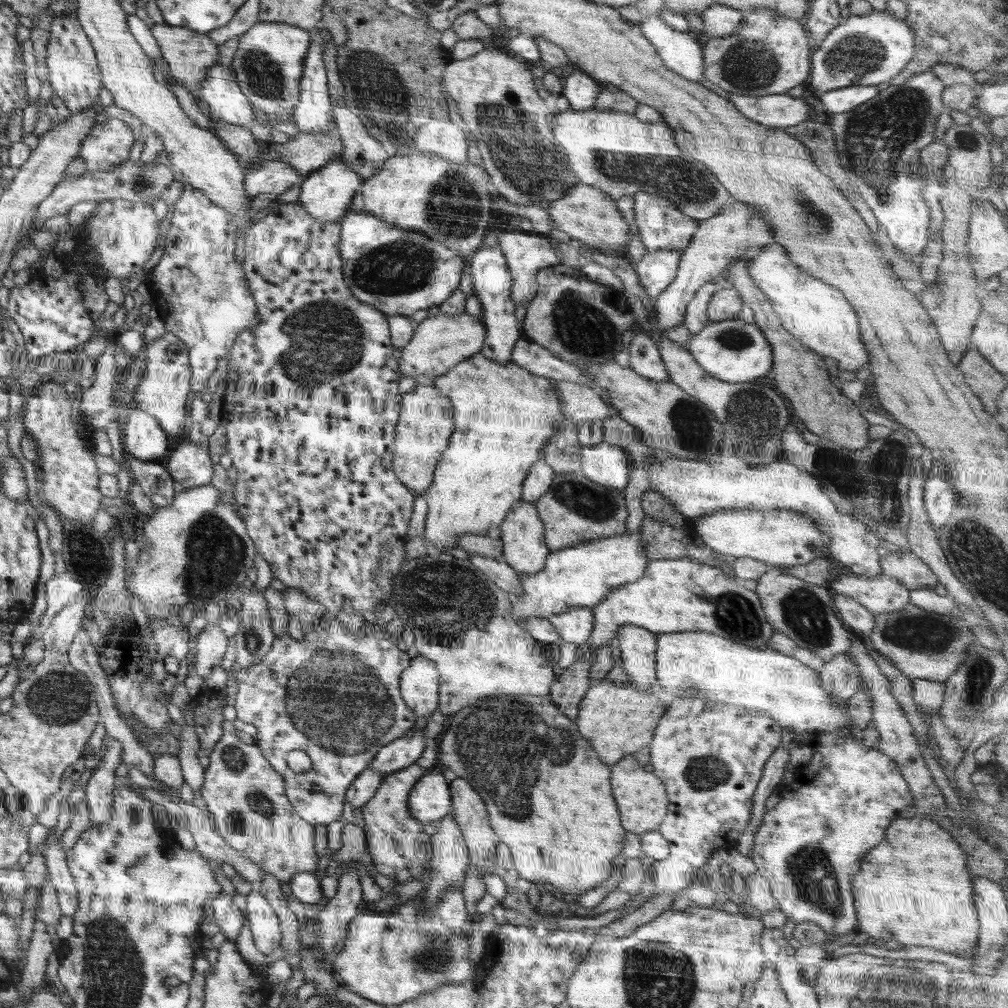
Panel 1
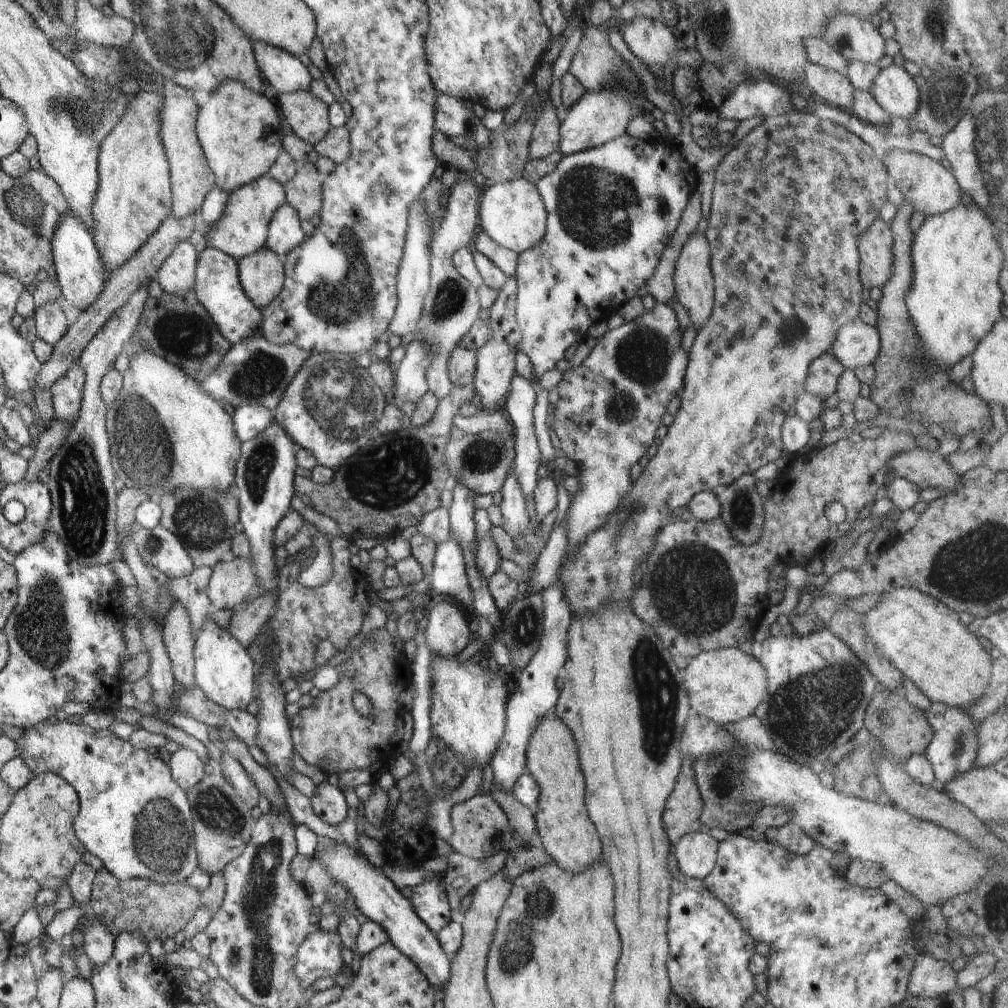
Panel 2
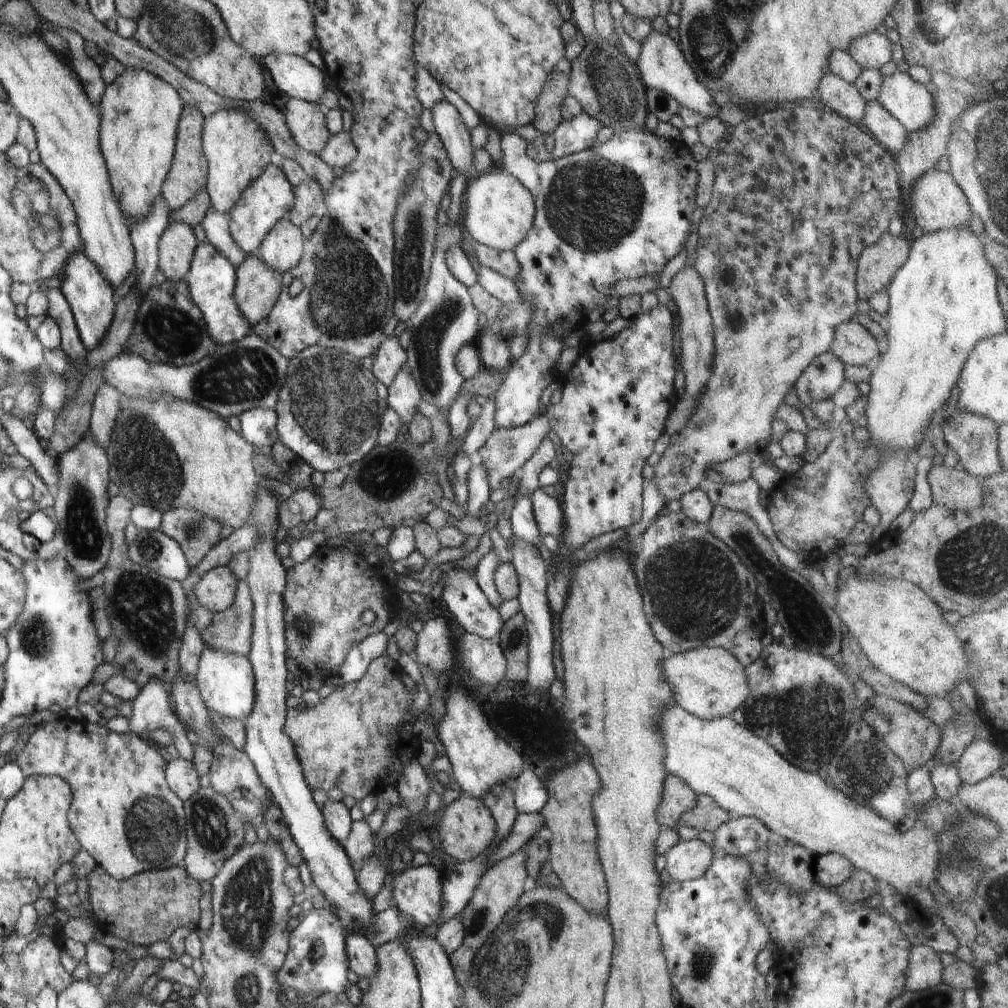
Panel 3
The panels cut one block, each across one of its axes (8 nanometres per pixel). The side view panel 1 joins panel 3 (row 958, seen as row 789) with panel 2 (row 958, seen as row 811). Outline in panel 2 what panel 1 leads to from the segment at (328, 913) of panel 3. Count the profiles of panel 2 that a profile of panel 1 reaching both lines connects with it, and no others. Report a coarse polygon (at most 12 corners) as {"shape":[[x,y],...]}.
{"shape":[[310,929],[296,950],[300,988],[346,966],[337,932]]}

